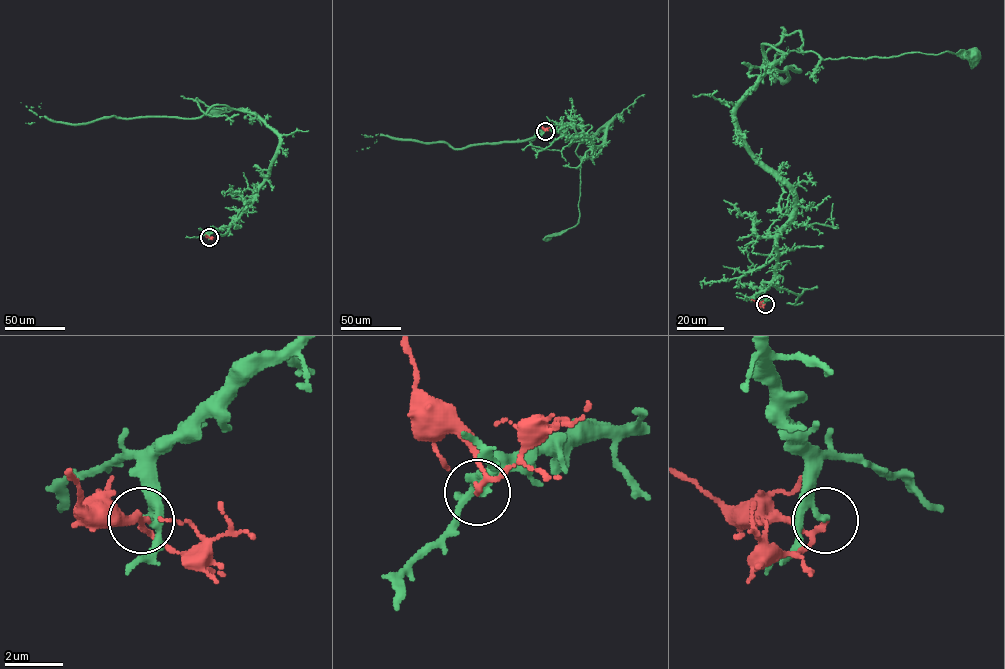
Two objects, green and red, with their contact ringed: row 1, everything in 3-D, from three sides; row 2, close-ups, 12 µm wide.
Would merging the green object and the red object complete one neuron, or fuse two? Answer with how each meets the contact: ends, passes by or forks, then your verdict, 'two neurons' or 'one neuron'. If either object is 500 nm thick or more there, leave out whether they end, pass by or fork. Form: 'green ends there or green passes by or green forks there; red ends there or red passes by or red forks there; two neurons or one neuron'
green ends there; red passes by; two neurons

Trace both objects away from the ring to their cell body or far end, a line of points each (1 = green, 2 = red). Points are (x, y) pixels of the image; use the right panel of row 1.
1: (765, 304), (760, 287), (775, 274), (794, 197), (750, 149), (737, 106), (790, 51), (823, 59), (974, 55)
2: (765, 304), (751, 299)

